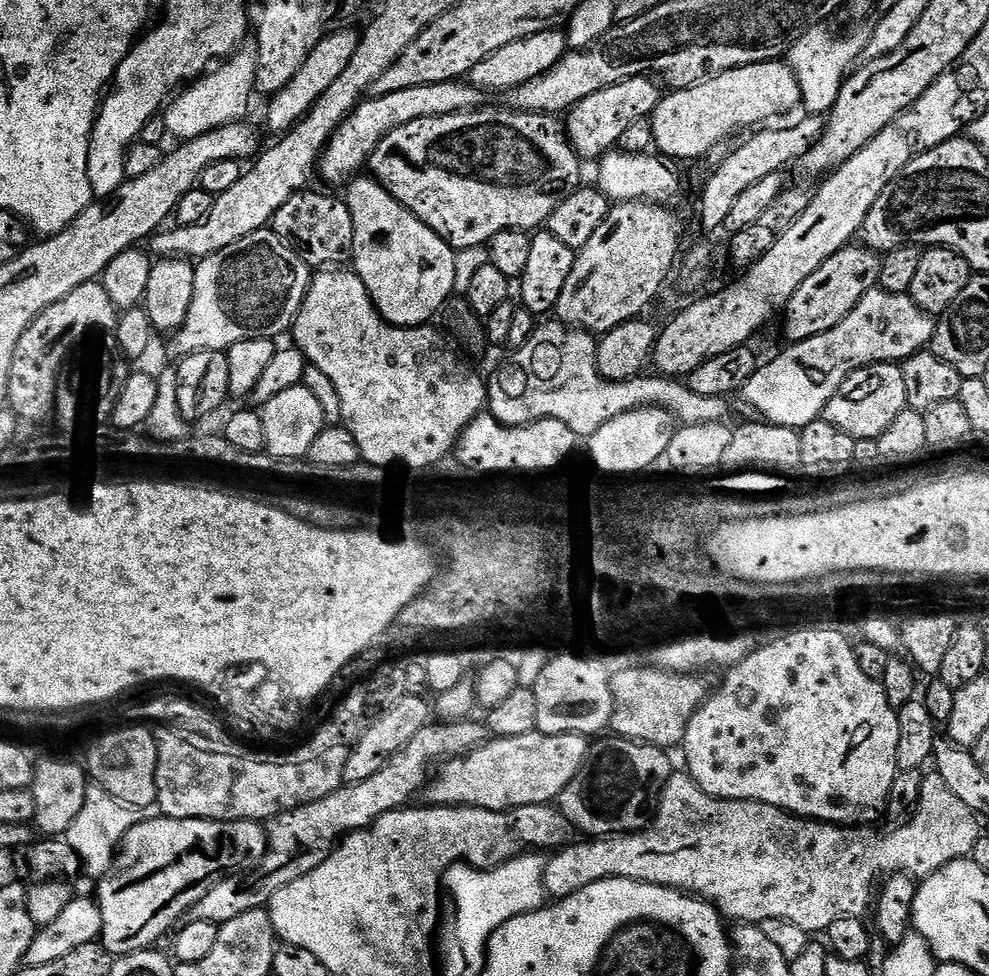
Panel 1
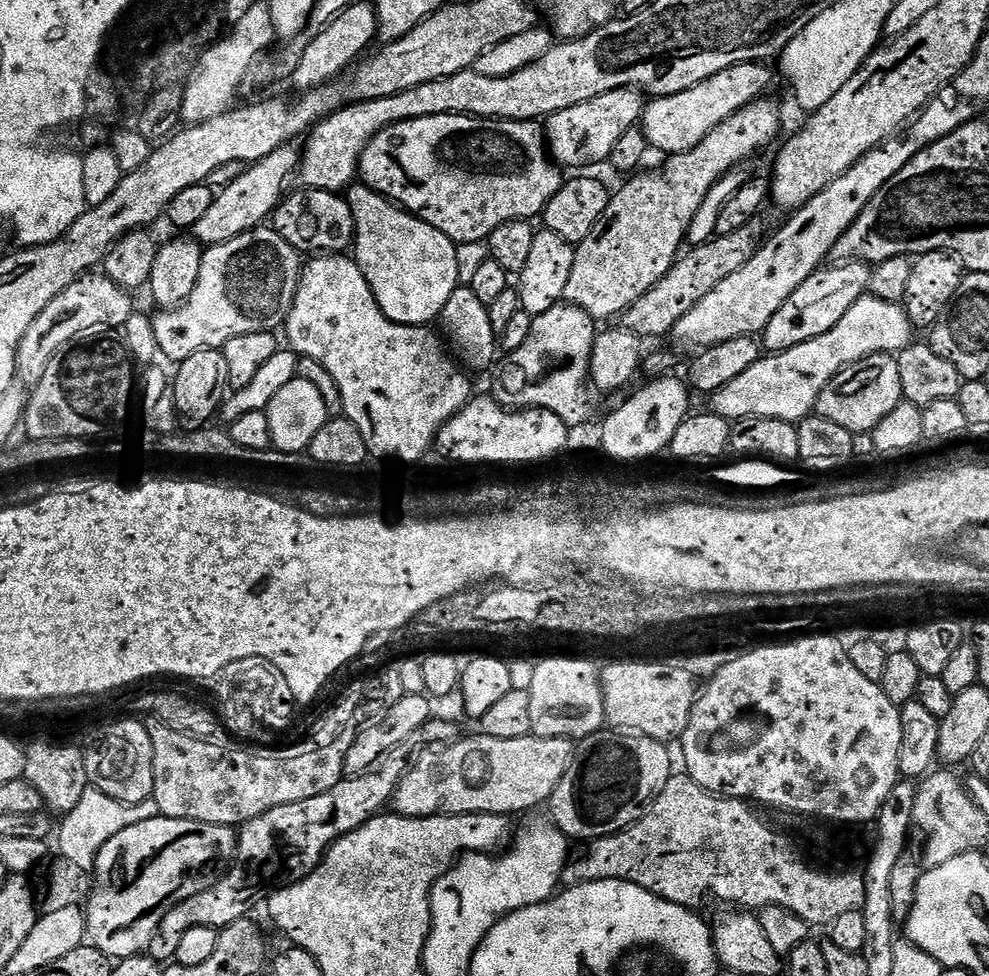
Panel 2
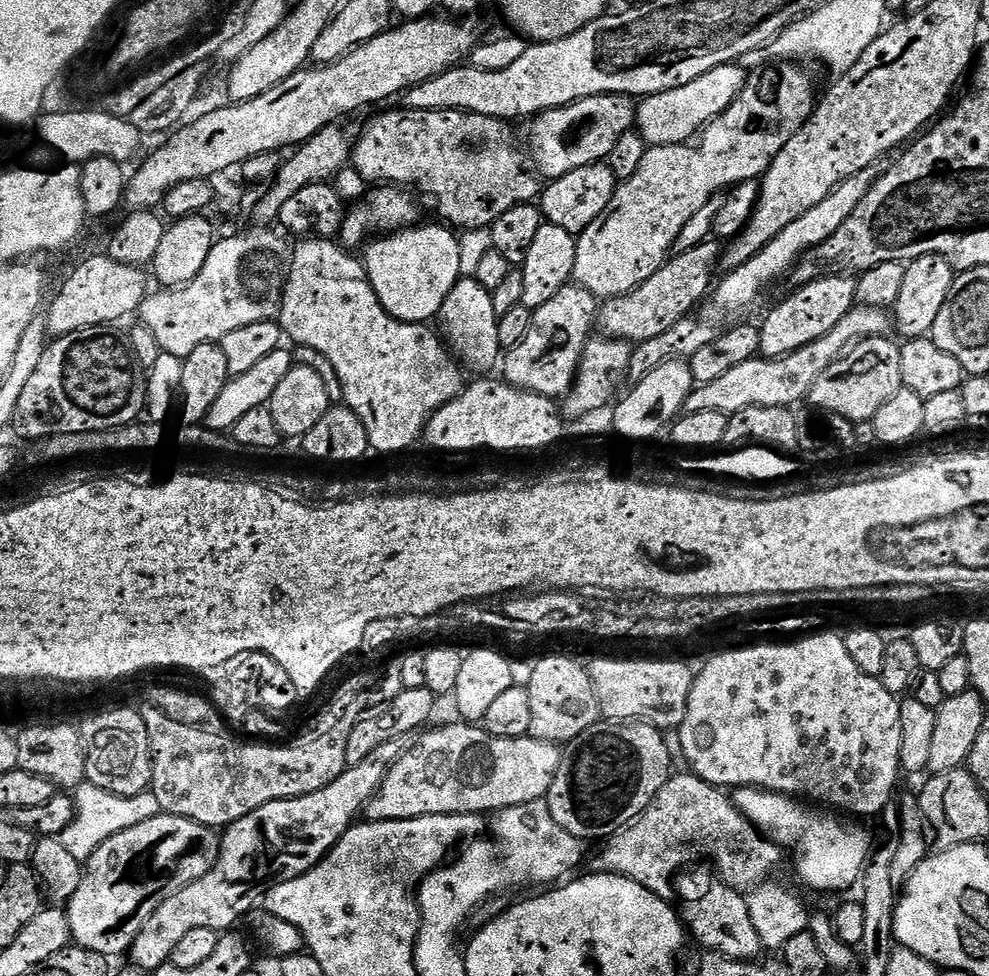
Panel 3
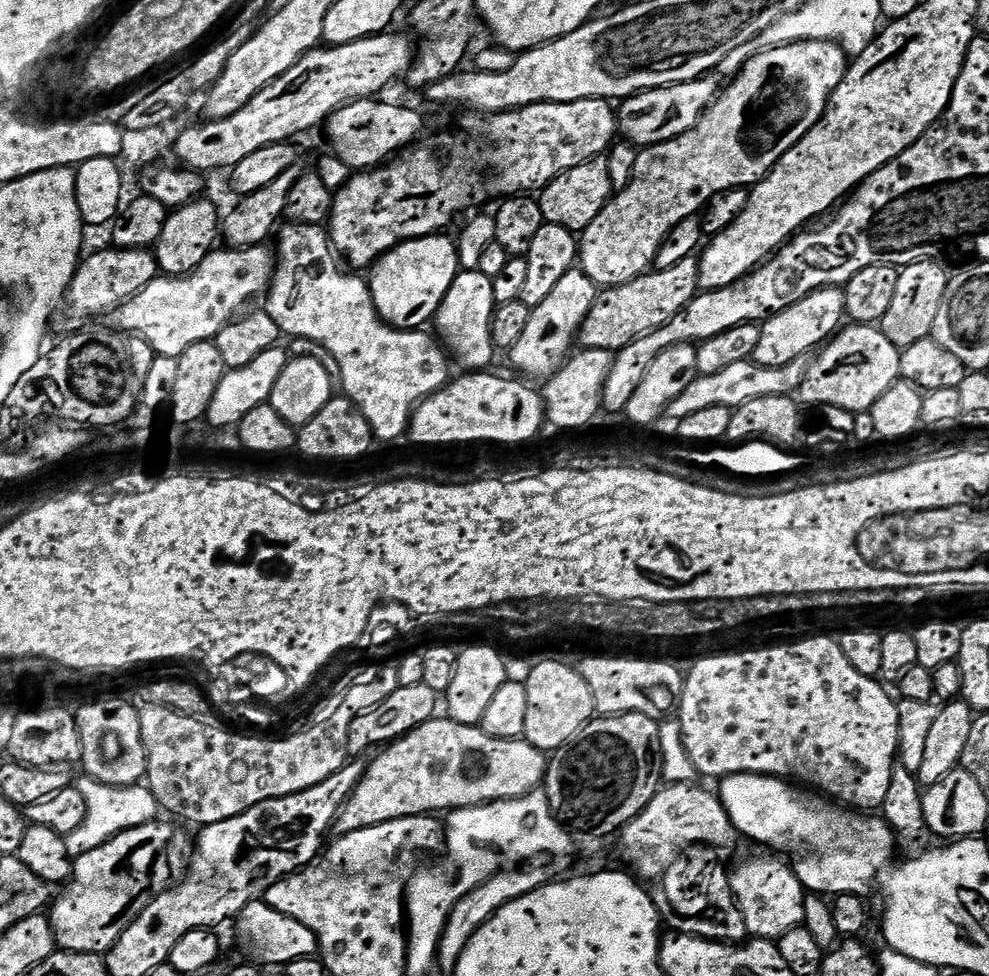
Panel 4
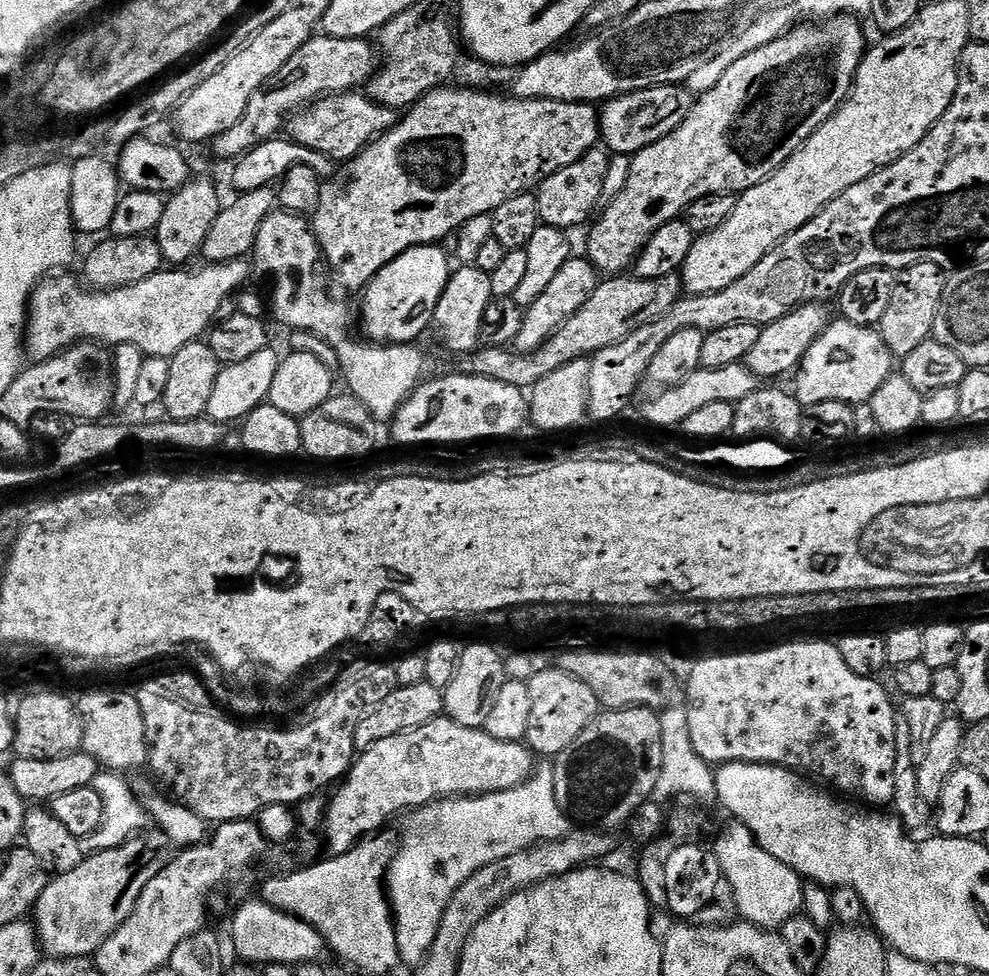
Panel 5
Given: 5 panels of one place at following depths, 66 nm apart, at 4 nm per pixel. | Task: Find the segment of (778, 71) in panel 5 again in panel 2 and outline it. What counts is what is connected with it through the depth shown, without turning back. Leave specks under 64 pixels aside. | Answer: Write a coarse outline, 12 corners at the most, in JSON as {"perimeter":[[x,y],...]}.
{"perimeter":[[768,98],[633,175],[575,245],[564,300],[623,317],[698,206],[772,144]]}

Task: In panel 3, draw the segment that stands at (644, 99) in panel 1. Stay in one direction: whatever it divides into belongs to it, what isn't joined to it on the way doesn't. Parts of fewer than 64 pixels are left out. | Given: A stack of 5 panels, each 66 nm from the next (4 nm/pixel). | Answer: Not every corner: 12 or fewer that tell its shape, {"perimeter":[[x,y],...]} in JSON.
{"perimeter":[[631,96],[531,117],[526,152],[551,182],[607,161],[633,131]]}

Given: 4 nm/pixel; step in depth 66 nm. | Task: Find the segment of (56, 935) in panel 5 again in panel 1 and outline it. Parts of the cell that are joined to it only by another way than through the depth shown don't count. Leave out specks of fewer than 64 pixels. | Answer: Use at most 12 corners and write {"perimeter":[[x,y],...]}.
{"perimeter":[[159,818],[94,893],[119,958],[156,943],[248,855],[255,820]]}

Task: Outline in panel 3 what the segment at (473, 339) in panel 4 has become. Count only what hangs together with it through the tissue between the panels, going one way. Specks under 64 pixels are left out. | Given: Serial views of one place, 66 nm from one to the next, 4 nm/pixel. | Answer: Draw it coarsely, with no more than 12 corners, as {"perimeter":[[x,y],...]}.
{"perimeter":[[457,280],[439,331],[469,373],[501,363],[492,293]]}

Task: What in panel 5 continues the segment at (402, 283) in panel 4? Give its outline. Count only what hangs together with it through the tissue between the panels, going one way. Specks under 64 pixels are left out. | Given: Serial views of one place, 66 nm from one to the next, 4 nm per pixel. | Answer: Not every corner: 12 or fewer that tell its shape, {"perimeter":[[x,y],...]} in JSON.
{"perimeter":[[443,247],[398,254],[363,289],[363,335],[411,344],[450,275]]}

